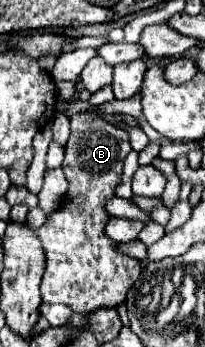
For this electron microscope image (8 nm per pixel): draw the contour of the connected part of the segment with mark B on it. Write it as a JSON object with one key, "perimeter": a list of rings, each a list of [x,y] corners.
{"perimeter":[[[75,113],[69,119],[71,119],[71,137],[65,145],[65,159],[63,159],[63,171],[67,175],[69,189],[65,193],[61,207],[49,215],[47,223],[41,229],[37,229],[37,235],[47,255],[47,267],[41,281],[41,297],[45,303],[63,303],[71,307],[73,313],[89,315],[103,307],[119,307],[125,301],[127,291],[141,273],[141,263],[133,257],[119,253],[115,249],[117,243],[113,243],[103,231],[105,223],[109,221],[109,215],[105,211],[105,201],[113,197],[113,191],[121,181],[123,161],[131,151],[131,145],[129,145],[129,135],[123,129],[103,121],[101,117],[93,117],[91,113]]]}

